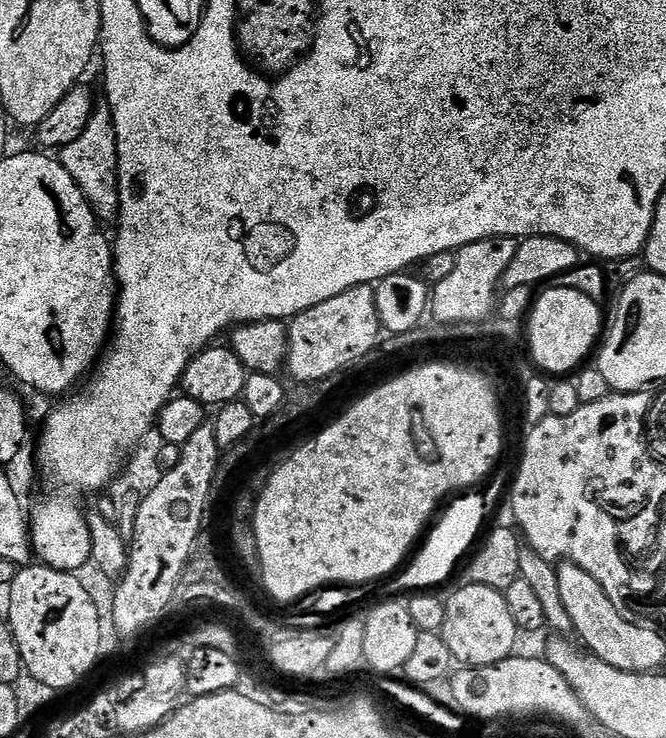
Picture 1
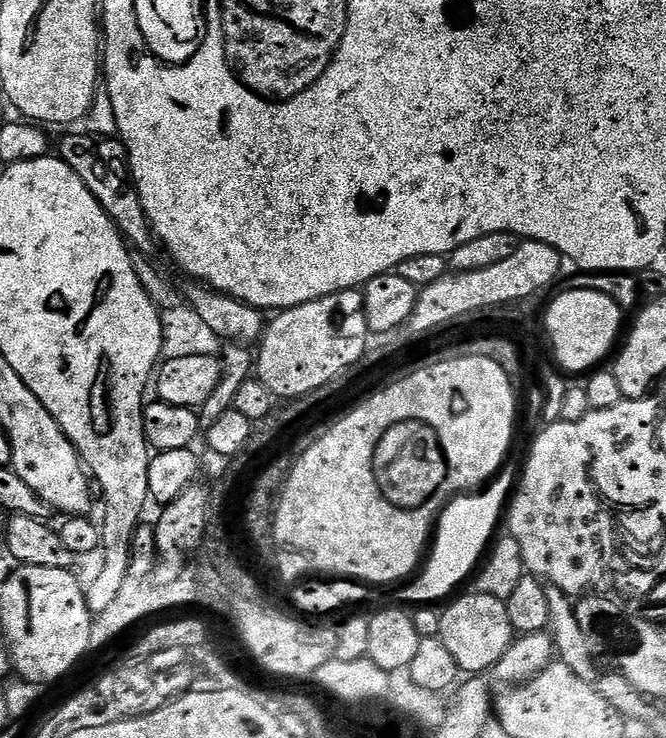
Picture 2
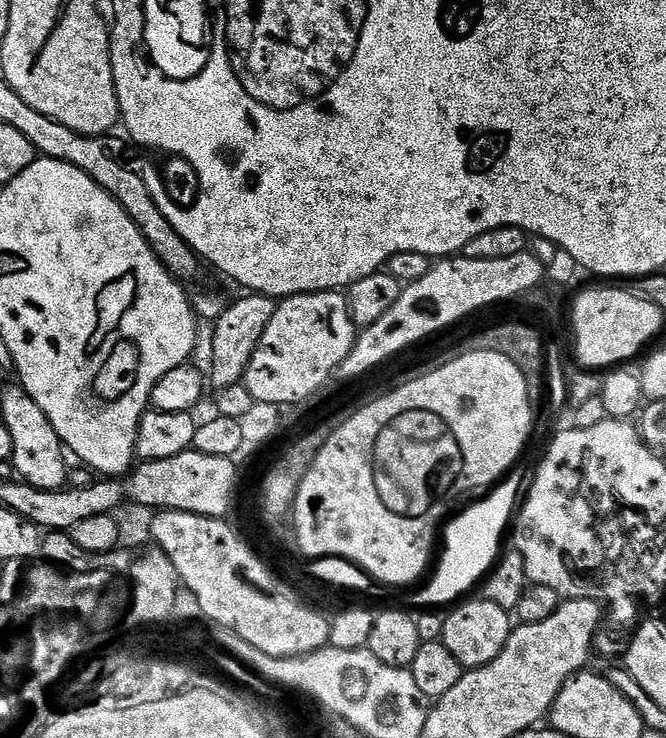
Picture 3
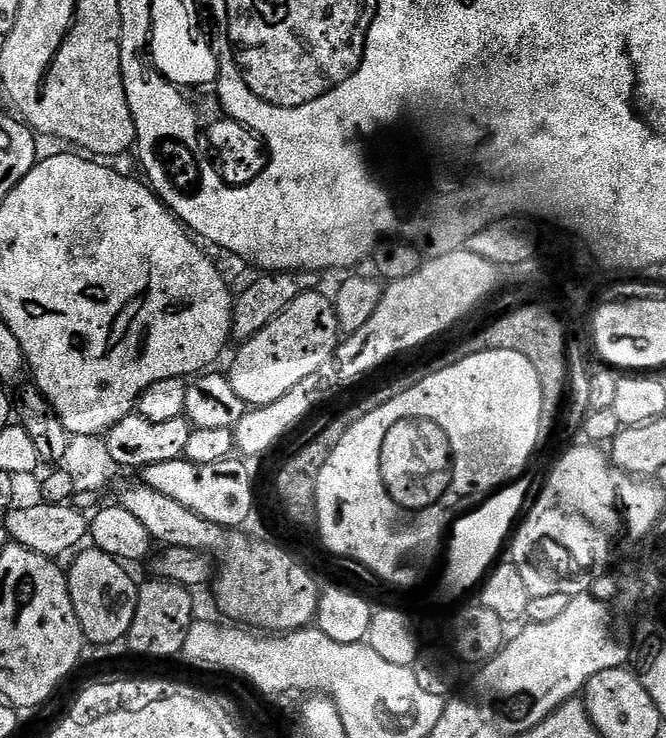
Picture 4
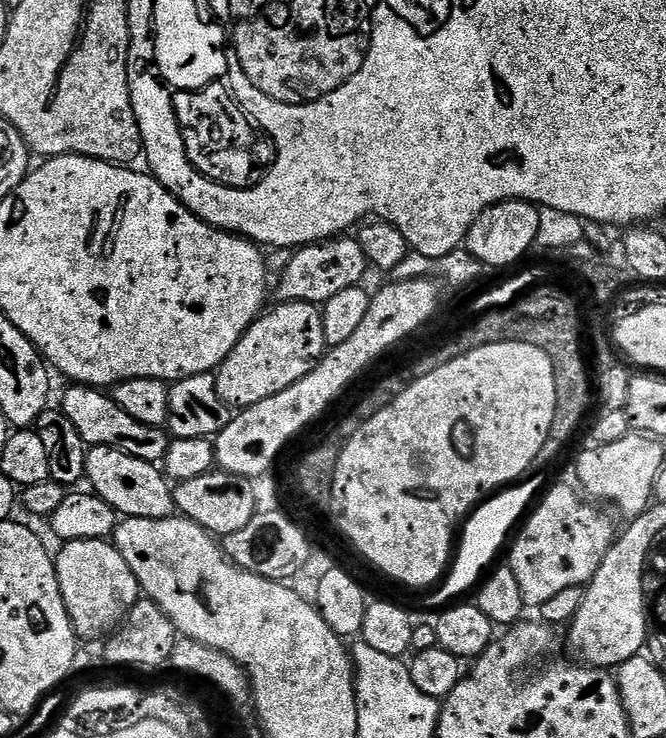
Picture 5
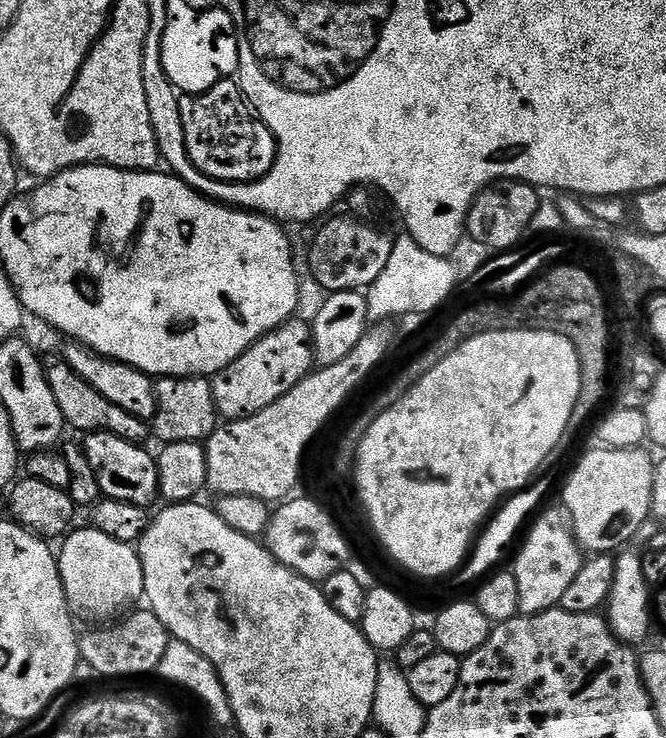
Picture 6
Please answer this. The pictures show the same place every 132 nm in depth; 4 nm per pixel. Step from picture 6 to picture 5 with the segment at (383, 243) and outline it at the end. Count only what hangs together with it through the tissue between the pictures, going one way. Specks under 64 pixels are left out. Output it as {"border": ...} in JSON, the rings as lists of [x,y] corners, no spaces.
{"border":[[[345,234],[330,240],[322,240],[315,244],[305,244],[291,253],[288,265],[280,276],[280,285],[275,285],[274,296],[276,300],[287,302],[297,300],[307,304],[323,306],[327,300],[334,298],[334,294],[342,294],[342,290],[357,287],[370,265],[366,254],[362,252],[359,239]]]}

